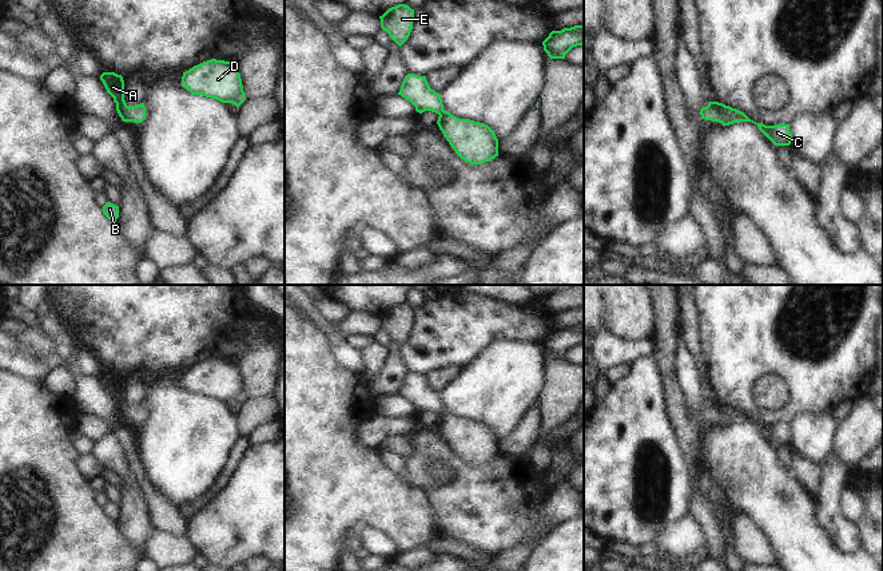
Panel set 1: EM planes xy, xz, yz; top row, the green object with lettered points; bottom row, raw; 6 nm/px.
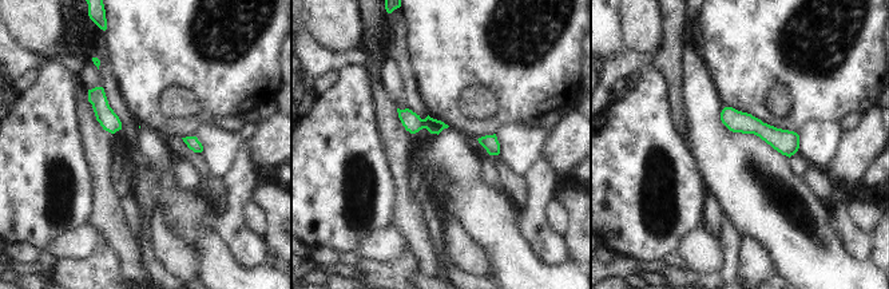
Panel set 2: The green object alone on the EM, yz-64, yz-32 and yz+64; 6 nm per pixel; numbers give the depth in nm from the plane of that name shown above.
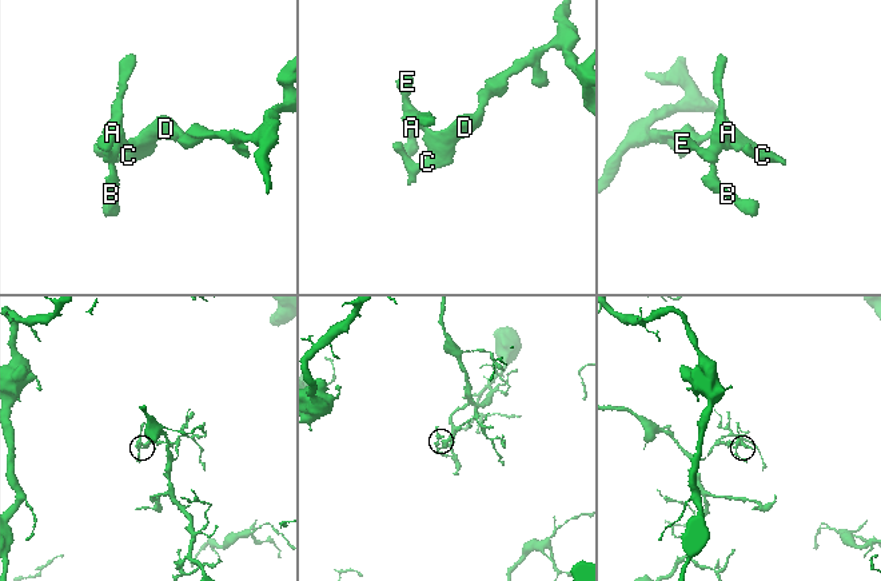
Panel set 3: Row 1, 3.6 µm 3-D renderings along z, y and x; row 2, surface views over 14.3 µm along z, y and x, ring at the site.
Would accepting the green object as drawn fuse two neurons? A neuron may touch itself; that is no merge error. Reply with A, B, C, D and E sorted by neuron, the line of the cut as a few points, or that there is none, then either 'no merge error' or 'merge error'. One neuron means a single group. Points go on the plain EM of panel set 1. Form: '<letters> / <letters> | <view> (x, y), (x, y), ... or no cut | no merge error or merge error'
A B C D E | no cut | no merge error

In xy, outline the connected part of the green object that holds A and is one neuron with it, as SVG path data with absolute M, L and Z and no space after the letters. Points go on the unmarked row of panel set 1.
M103 372L100 374L107 392L114 397L116 403L116 411L123 421L142 423L146 419L144 403L136 405L128 405L124 400L124 380L122 374L115 372Z

